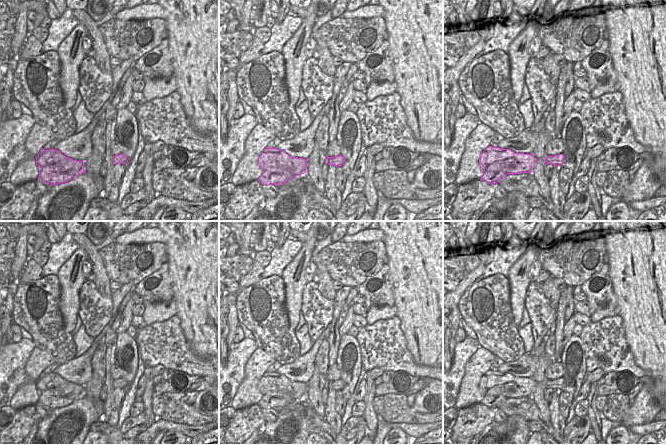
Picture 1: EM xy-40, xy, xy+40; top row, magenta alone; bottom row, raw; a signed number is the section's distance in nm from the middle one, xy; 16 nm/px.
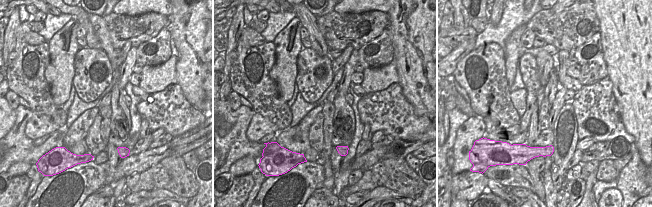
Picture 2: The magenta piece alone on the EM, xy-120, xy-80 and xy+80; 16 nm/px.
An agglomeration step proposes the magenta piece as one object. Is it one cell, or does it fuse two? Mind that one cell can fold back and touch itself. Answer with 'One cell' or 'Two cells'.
Two cells.

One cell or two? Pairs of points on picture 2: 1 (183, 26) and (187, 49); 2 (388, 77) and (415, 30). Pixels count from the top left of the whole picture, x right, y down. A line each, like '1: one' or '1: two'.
1: one
2: two

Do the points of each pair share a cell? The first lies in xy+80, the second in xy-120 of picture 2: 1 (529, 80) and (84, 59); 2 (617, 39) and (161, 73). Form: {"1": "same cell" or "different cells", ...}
{"1": "same cell", "2": "different cells"}

